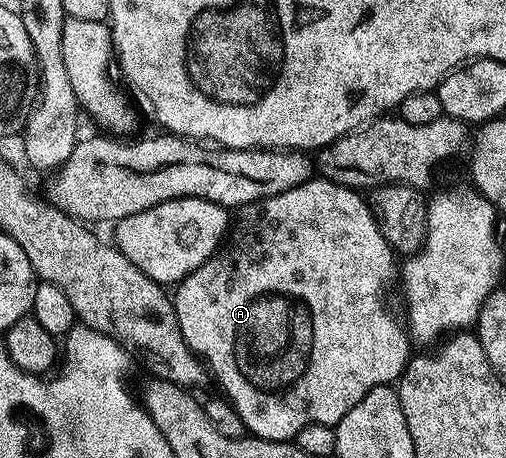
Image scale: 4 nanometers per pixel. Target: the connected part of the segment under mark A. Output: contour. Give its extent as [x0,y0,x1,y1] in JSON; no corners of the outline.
[172,176,411,442]

